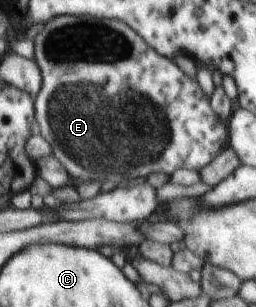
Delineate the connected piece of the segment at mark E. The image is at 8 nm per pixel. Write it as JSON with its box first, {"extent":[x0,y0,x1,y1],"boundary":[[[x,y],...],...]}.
{"extent":[33,16,229,184],"boundary":[[[64,16],[55,18],[47,24],[47,28],[43,28],[35,34],[33,38],[33,54],[37,58],[37,62],[41,60],[41,72],[43,72],[43,88],[41,88],[41,96],[37,96],[37,131],[50,144],[52,152],[67,168],[67,172],[71,174],[71,178],[75,178],[78,182],[107,182],[111,180],[115,183],[123,182],[128,179],[140,184],[147,176],[151,174],[159,174],[164,172],[168,175],[177,172],[179,168],[187,168],[189,170],[203,170],[219,157],[219,154],[228,146],[229,129],[228,125],[221,120],[221,116],[213,110],[211,106],[212,98],[205,94],[205,90],[201,88],[198,77],[191,78],[187,76],[173,60],[161,56],[155,48],[149,46],[140,34],[137,34],[129,24],[125,24],[122,20],[110,18],[95,18],[95,16]]]}

